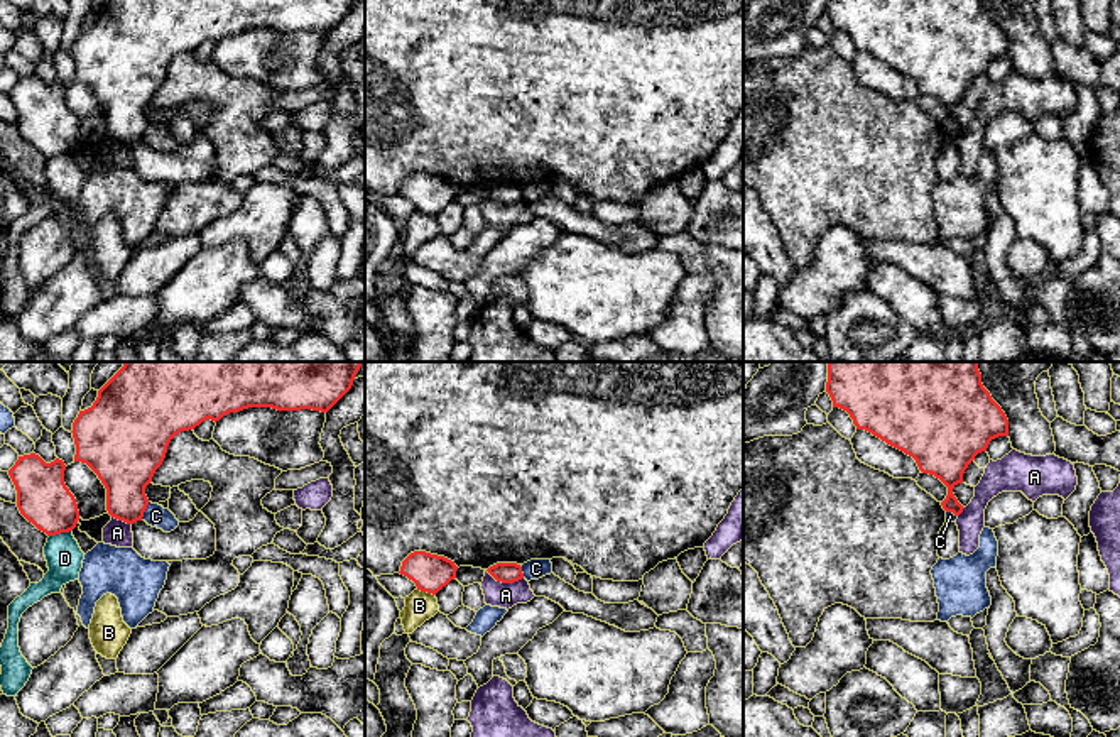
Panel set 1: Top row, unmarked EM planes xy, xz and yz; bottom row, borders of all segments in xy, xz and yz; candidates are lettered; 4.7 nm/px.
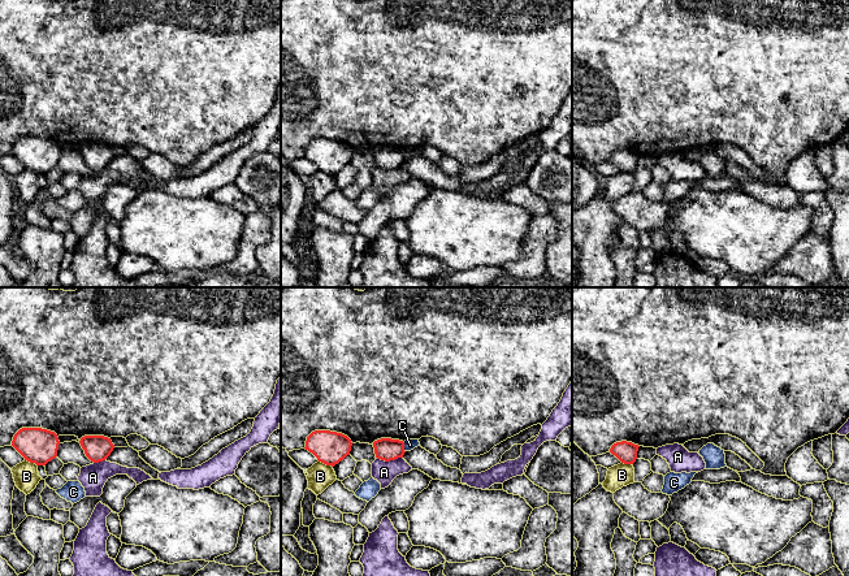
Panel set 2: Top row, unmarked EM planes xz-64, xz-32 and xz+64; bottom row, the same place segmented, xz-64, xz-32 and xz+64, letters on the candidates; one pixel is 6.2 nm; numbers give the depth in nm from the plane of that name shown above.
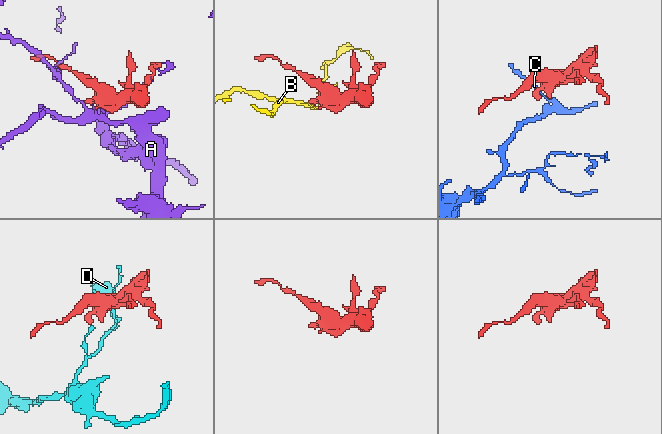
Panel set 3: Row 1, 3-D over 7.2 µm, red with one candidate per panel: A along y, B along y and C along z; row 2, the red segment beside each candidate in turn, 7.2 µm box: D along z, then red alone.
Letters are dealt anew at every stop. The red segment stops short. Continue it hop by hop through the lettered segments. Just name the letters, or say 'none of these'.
none of these

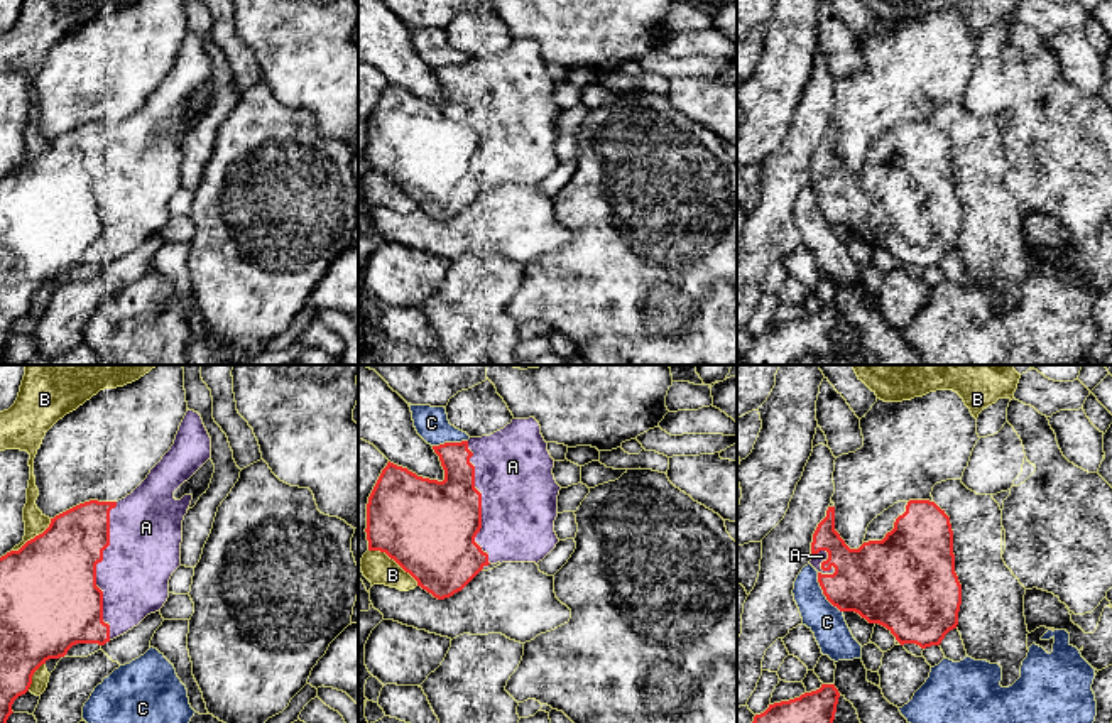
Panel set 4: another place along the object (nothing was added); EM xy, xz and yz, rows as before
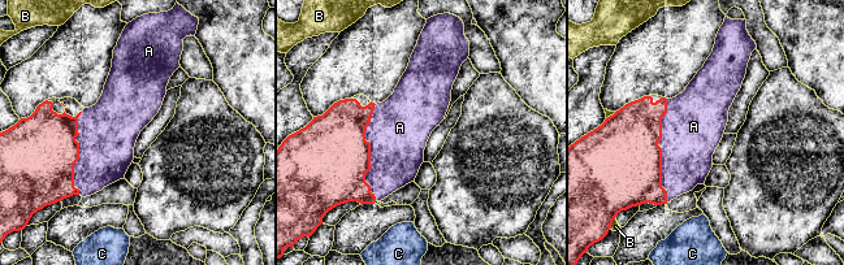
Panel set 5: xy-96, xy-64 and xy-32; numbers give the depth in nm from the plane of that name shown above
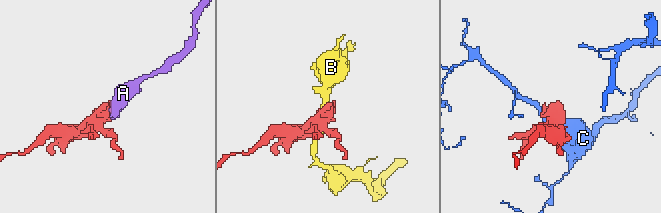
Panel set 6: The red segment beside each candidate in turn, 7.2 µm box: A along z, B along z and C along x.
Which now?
A

